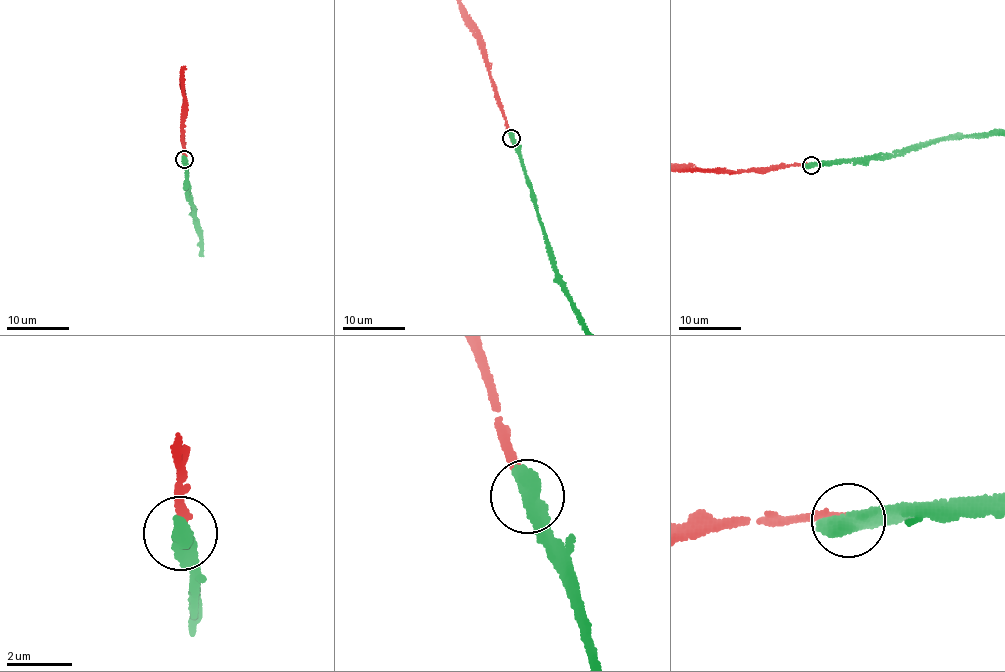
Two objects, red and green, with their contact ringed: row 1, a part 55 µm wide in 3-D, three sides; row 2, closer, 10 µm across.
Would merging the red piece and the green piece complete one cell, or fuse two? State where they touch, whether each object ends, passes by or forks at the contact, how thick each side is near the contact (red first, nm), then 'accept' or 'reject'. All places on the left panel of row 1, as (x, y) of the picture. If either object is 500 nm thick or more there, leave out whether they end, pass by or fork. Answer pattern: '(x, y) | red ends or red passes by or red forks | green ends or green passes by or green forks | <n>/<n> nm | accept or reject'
(184, 159) | 240/650 nm | reject

